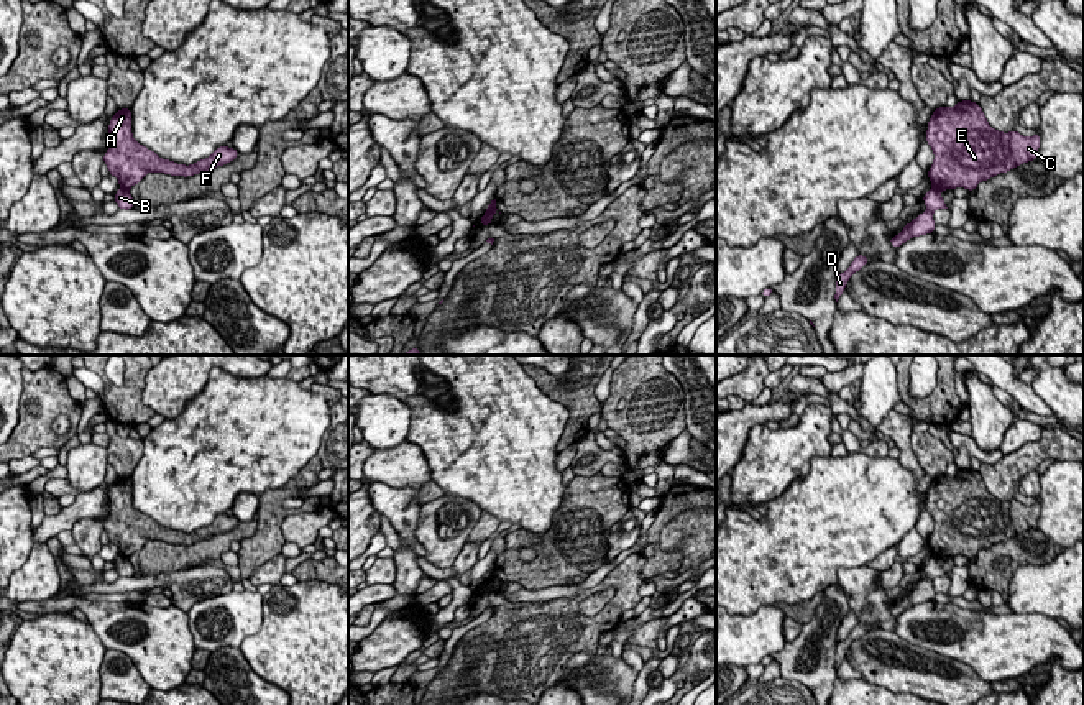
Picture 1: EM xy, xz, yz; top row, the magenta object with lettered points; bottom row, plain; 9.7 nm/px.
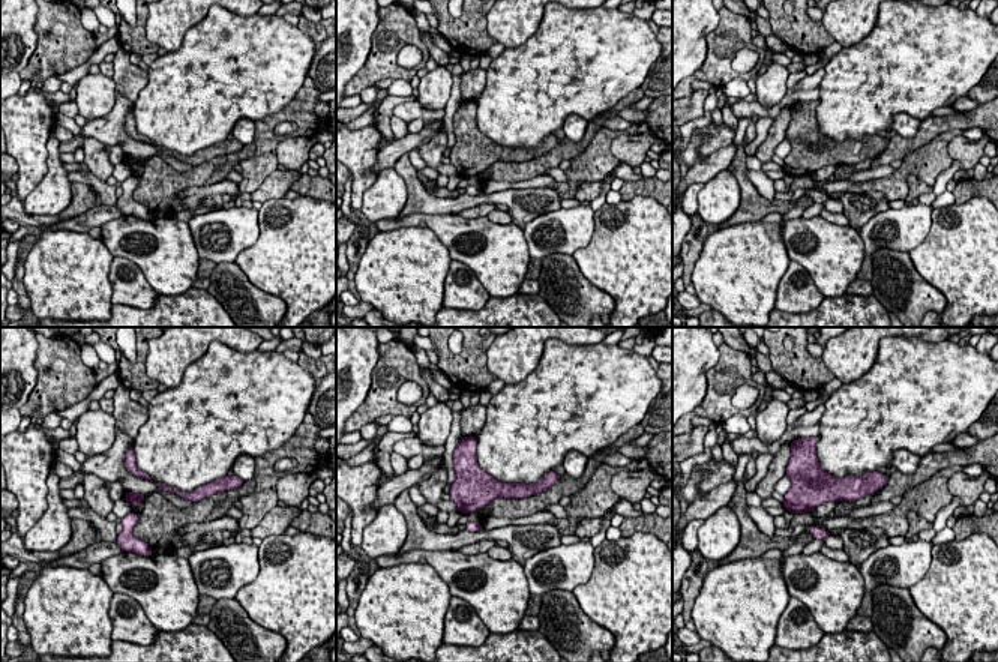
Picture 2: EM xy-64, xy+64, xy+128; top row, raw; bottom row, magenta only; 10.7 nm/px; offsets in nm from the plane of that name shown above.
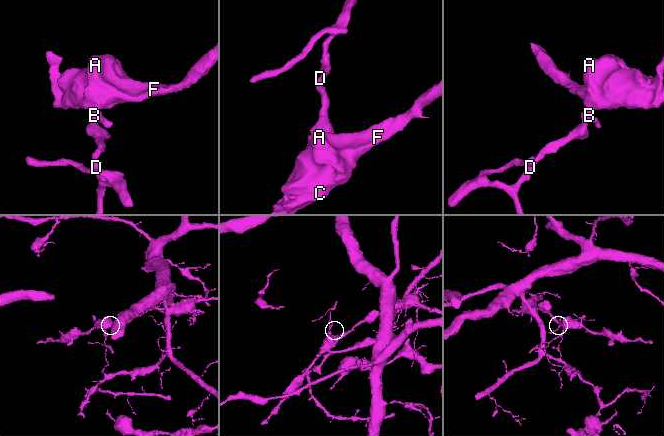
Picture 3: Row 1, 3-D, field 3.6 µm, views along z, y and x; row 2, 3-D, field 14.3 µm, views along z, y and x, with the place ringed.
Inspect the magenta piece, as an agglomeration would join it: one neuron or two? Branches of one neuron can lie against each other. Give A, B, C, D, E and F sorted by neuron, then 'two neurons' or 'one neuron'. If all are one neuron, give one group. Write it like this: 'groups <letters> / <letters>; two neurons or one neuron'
groups A C E F / B D; two neurons

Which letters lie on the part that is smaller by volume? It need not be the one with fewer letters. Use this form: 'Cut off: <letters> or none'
Cut off: A, C, E, F

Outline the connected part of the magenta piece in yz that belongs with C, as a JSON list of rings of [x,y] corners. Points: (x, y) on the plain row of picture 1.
[[[962,468],[954,477],[933,478],[926,511],[935,529],[928,547],[938,559],[964,555],[974,559],[981,549],[1035,529],[1041,505],[1002,501],[987,491],[979,472]]]

